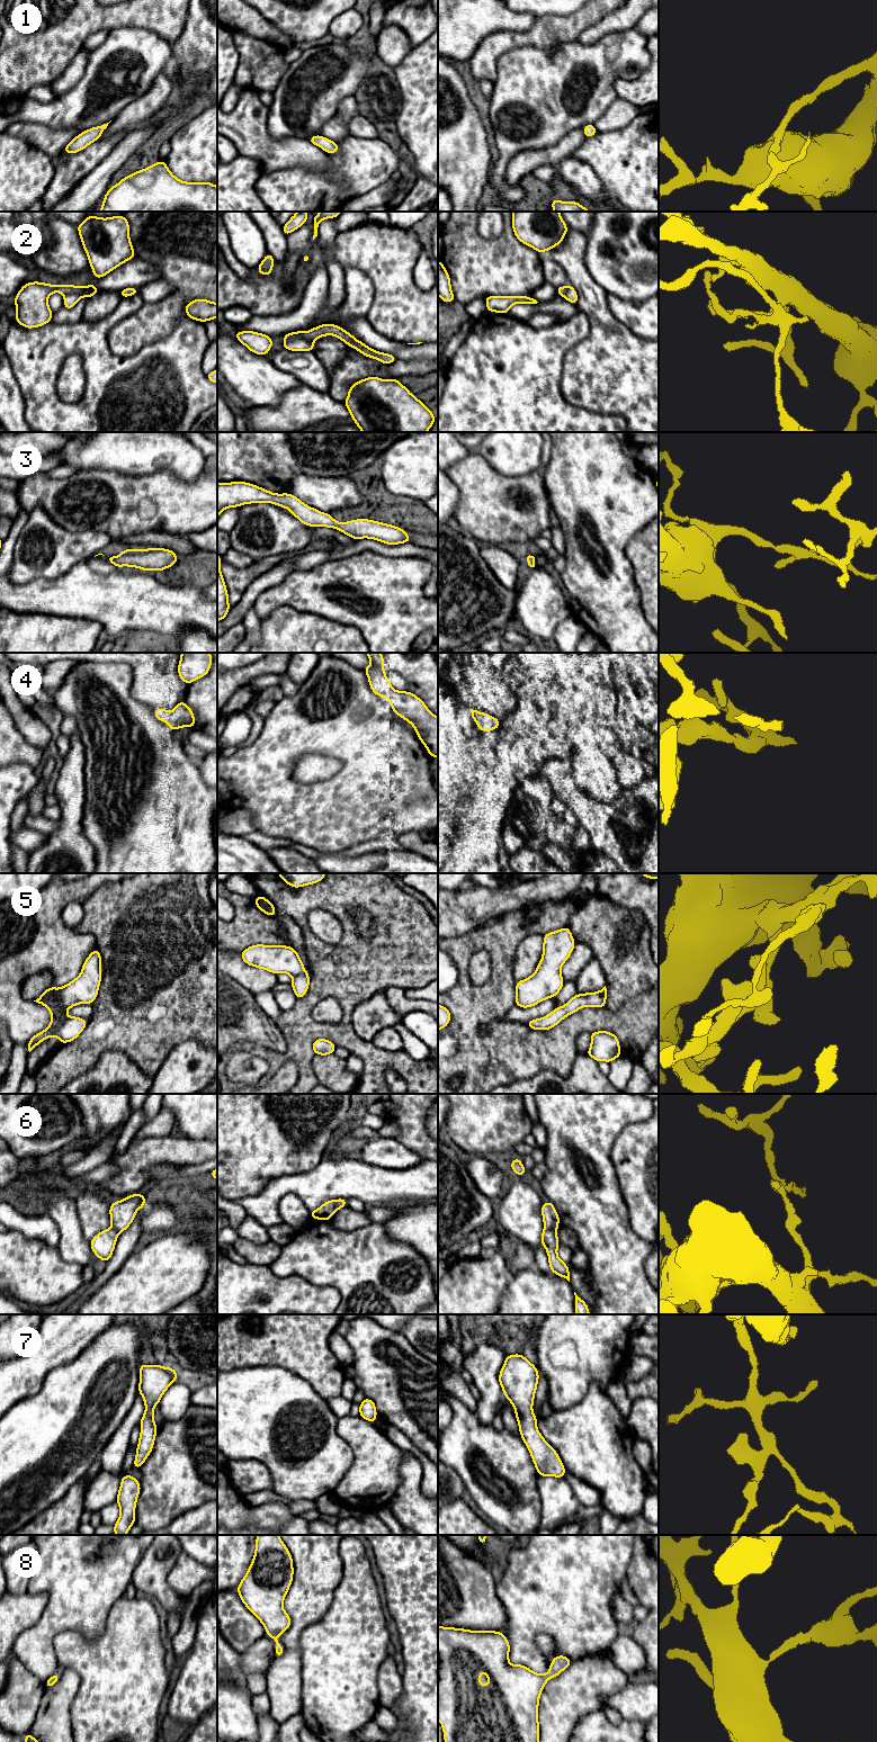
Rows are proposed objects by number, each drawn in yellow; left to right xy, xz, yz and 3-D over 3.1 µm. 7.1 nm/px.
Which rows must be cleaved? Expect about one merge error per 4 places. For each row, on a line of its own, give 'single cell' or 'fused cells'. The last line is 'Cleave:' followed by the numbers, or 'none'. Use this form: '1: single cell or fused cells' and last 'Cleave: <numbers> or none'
1: single cell
2: fused cells
3: single cell
4: single cell
5: single cell
6: fused cells
7: single cell
8: single cell
Cleave: 2, 6

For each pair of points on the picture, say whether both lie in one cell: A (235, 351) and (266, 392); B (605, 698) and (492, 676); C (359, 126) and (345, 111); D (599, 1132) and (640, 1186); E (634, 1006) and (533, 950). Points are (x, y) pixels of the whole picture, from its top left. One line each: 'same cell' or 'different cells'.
A: same cell
B: different cells
C: different cells
D: different cells
E: different cells

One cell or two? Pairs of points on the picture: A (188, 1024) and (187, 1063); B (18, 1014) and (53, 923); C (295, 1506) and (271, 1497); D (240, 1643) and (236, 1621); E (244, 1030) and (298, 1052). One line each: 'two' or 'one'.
A: two
B: one
C: one
D: one
E: two

